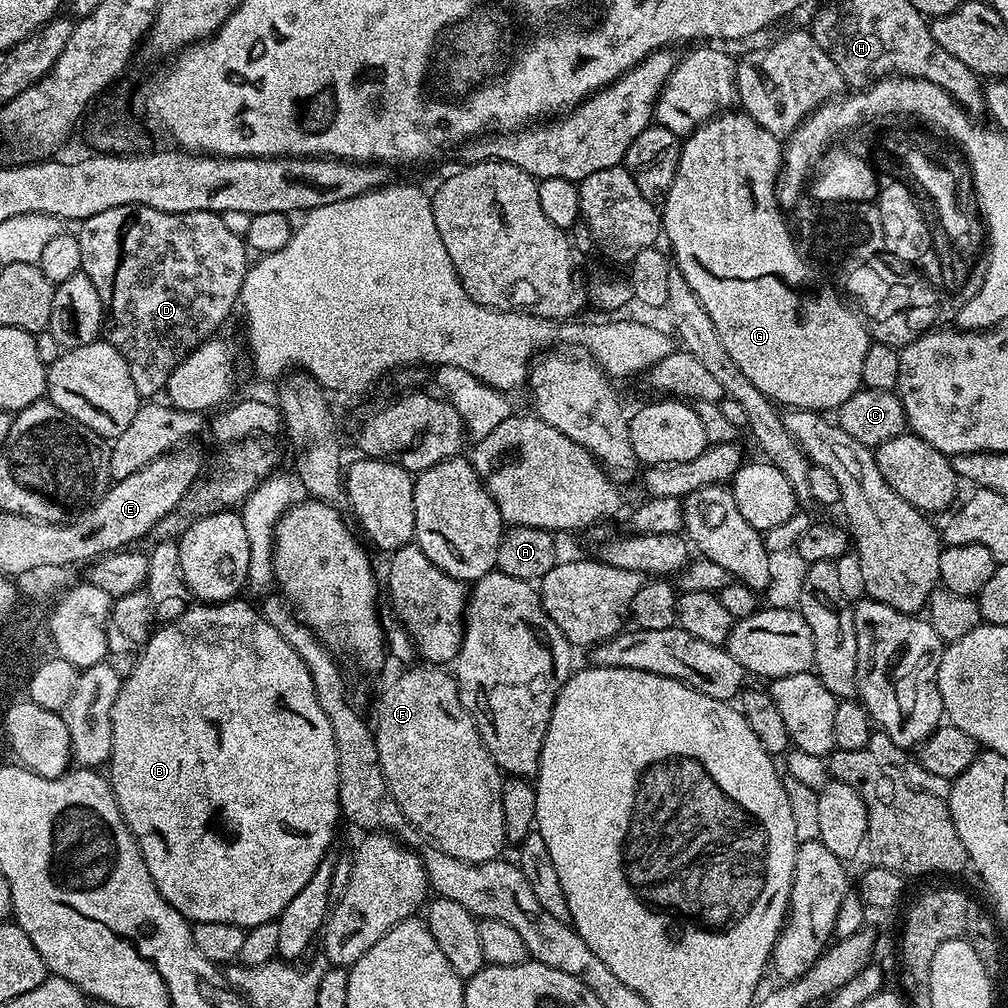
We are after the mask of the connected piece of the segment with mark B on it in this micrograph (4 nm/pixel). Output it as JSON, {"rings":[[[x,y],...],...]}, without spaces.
{"rings":[[[233,598],[222,604],[193,603],[180,617],[157,627],[148,637],[148,644],[138,658],[134,670],[129,676],[123,677],[120,693],[112,707],[112,758],[106,765],[106,776],[111,783],[112,793],[116,796],[118,806],[122,810],[122,818],[128,824],[129,830],[134,834],[142,850],[142,858],[150,870],[150,878],[154,878],[162,898],[166,898],[166,902],[170,902],[170,906],[174,906],[174,910],[181,912],[185,920],[189,922],[226,922],[247,930],[279,920],[282,910],[290,906],[294,894],[298,894],[298,890],[302,890],[302,886],[306,886],[306,882],[310,882],[310,878],[314,878],[316,871],[325,863],[324,855],[327,854],[328,847],[331,846],[332,839],[336,836],[336,823],[341,823],[342,817],[338,798],[338,750],[334,742],[334,730],[330,726],[330,718],[326,718],[326,714],[322,714],[322,706],[318,706],[314,682],[302,658],[294,650],[294,646],[290,646],[290,642],[286,642],[286,638],[282,638],[282,634],[278,634],[278,630],[274,630],[274,626],[270,626],[268,619],[257,609],[255,612],[250,605],[243,604],[240,600],[242,599]]]}

